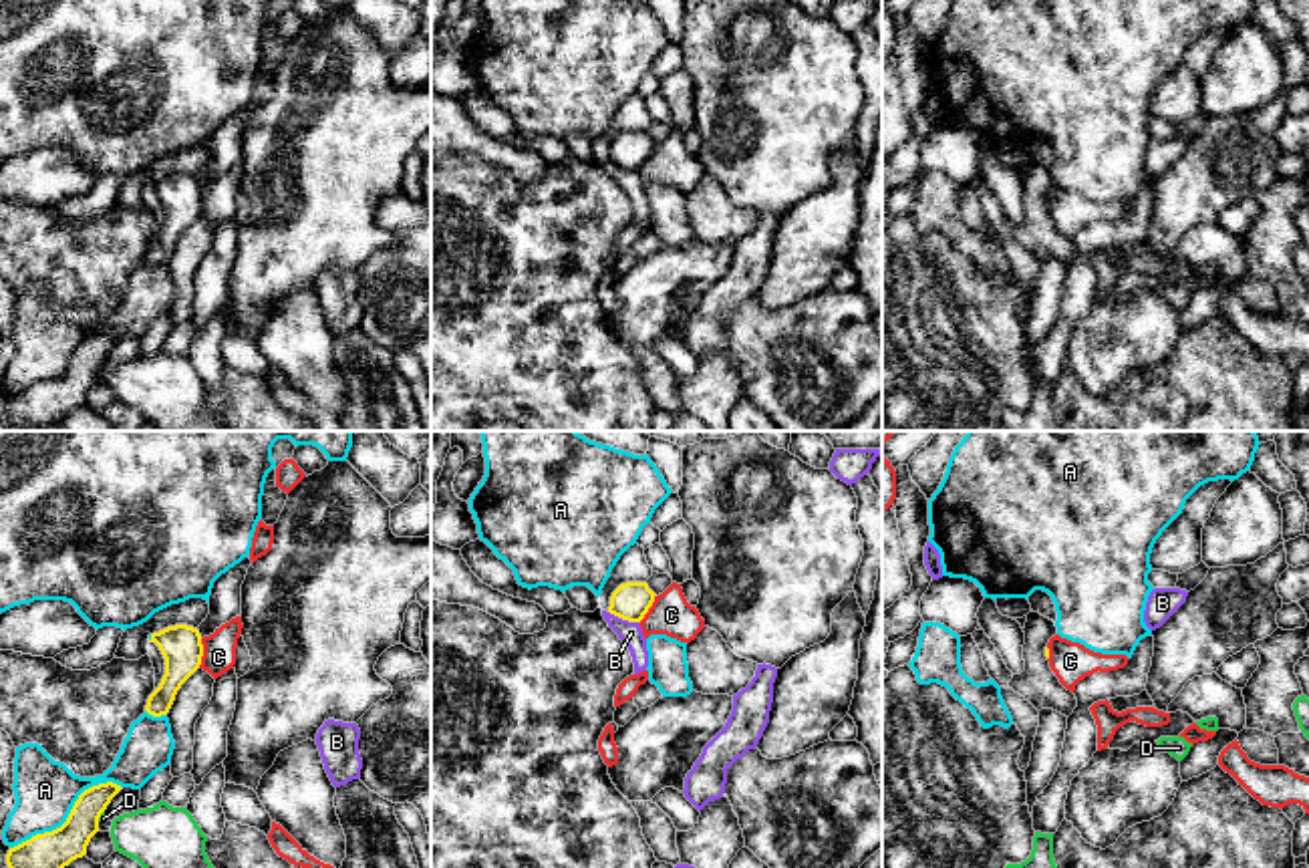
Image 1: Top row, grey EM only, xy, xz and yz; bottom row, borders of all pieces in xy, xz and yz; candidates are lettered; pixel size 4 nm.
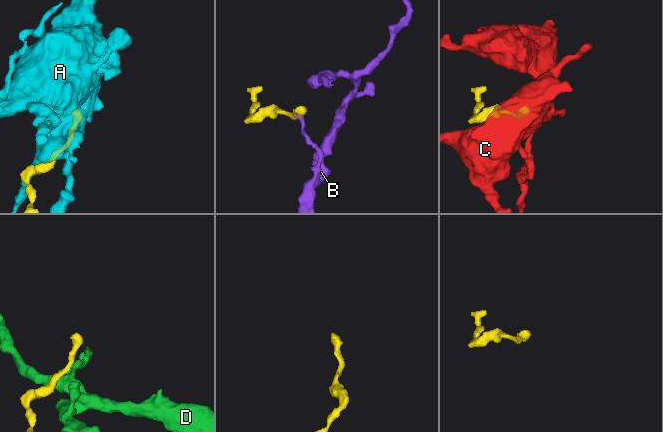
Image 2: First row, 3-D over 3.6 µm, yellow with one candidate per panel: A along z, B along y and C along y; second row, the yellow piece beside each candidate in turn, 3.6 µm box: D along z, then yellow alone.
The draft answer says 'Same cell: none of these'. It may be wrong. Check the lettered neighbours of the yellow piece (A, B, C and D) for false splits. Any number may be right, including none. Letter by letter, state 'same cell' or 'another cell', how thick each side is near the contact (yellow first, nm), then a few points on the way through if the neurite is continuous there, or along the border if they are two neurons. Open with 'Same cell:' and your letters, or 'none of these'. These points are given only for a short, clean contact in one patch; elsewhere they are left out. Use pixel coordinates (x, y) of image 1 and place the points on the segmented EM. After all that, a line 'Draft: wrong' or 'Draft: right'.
Same cell: none of these
A: another cell | 150/240 nm
B: another cell | 150/90 nm | along xz (609, 611), (639, 623)
C: another cell | 160/130 nm | along xy (202, 639), (202, 663), (198, 667)
D: another cell | 150/30 nm | along xy (103, 810), (97, 820)
Draft: right

